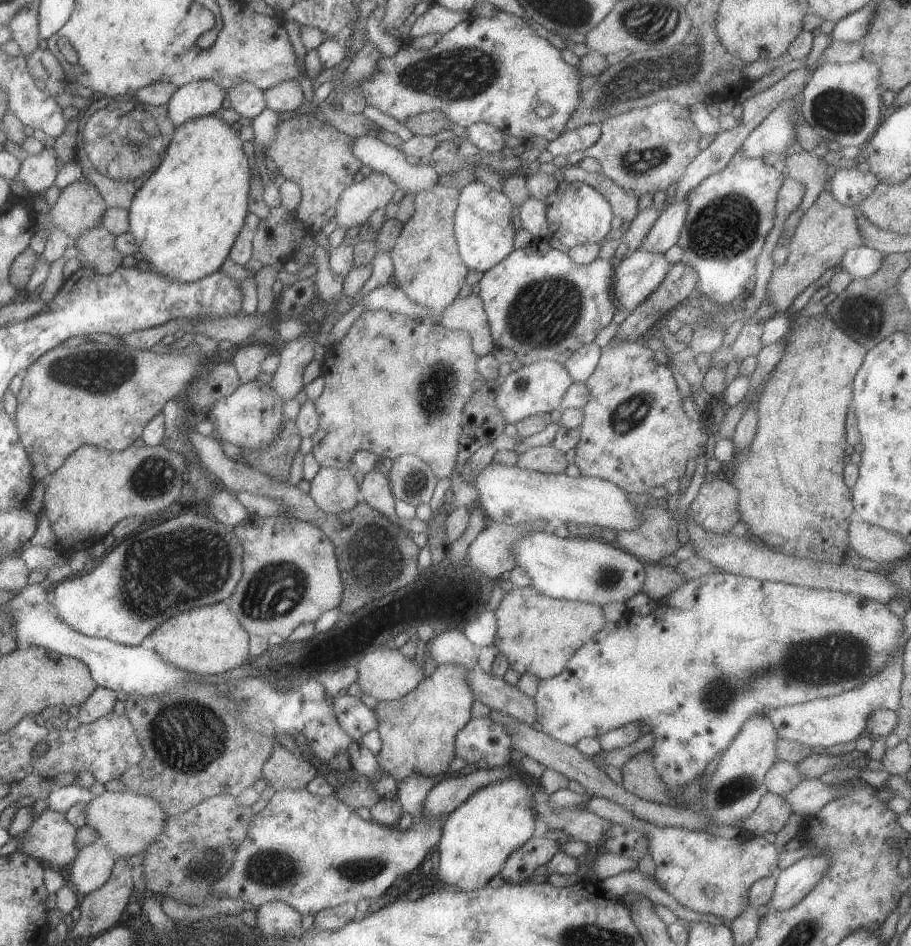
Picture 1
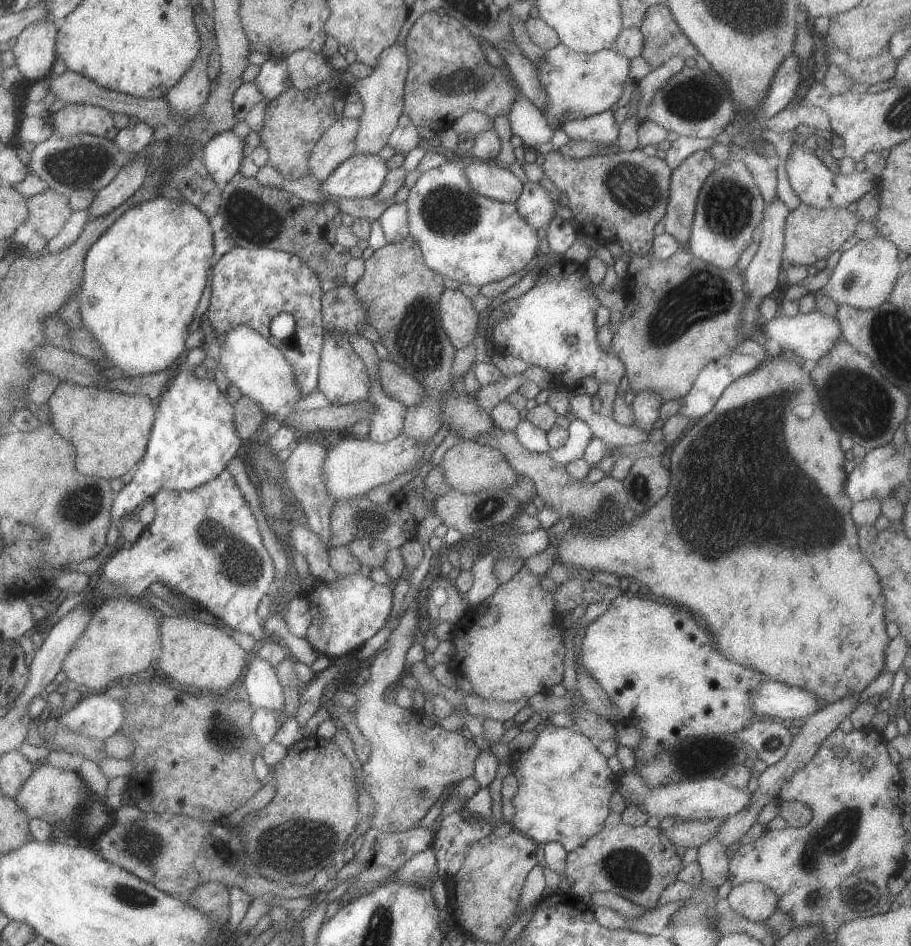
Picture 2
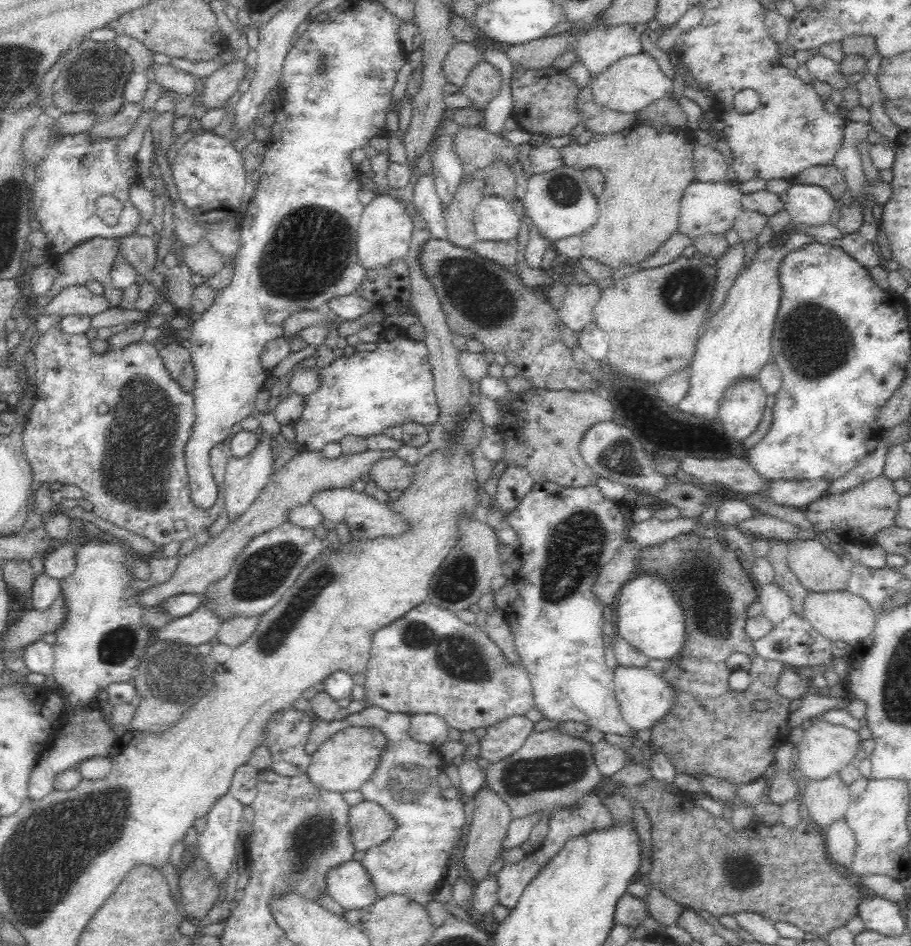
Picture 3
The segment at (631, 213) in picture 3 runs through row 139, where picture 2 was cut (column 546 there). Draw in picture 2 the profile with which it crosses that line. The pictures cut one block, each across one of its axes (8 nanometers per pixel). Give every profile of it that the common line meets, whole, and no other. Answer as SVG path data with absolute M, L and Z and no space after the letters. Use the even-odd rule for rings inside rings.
M525 564L522 568L508 581L502 583L496 589L491 602L482 602L480 605L475 605L464 612L464 616L453 626L450 637L450 644L454 647L454 656L450 658L448 663L449 671L457 678L467 678L472 685L473 693L480 698L490 699L491 701L516 701L529 699L538 693L549 692L551 686L562 682L563 675L563 658L564 644L563 632L559 626L558 615L554 612L554 601L551 592L543 591L539 586L539 580Z

